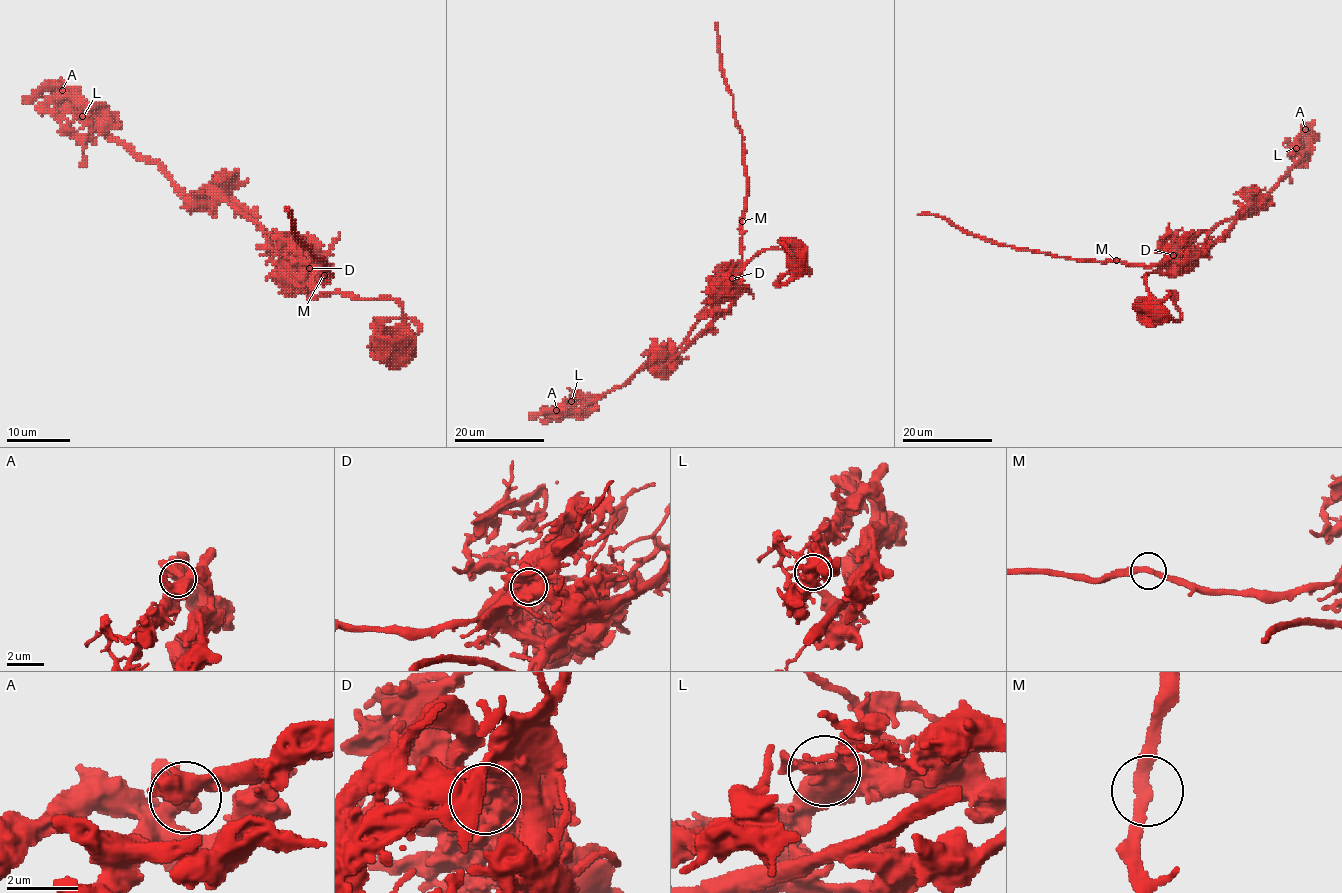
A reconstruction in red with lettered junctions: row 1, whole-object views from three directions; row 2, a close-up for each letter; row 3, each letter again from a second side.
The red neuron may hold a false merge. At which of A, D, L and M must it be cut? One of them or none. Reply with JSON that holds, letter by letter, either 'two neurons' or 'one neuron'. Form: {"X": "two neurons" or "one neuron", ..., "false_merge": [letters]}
{"A": "one neuron", "D": "two neurons", "L": "one neuron", "M": "one neuron", "false_merge": ["D"]}

